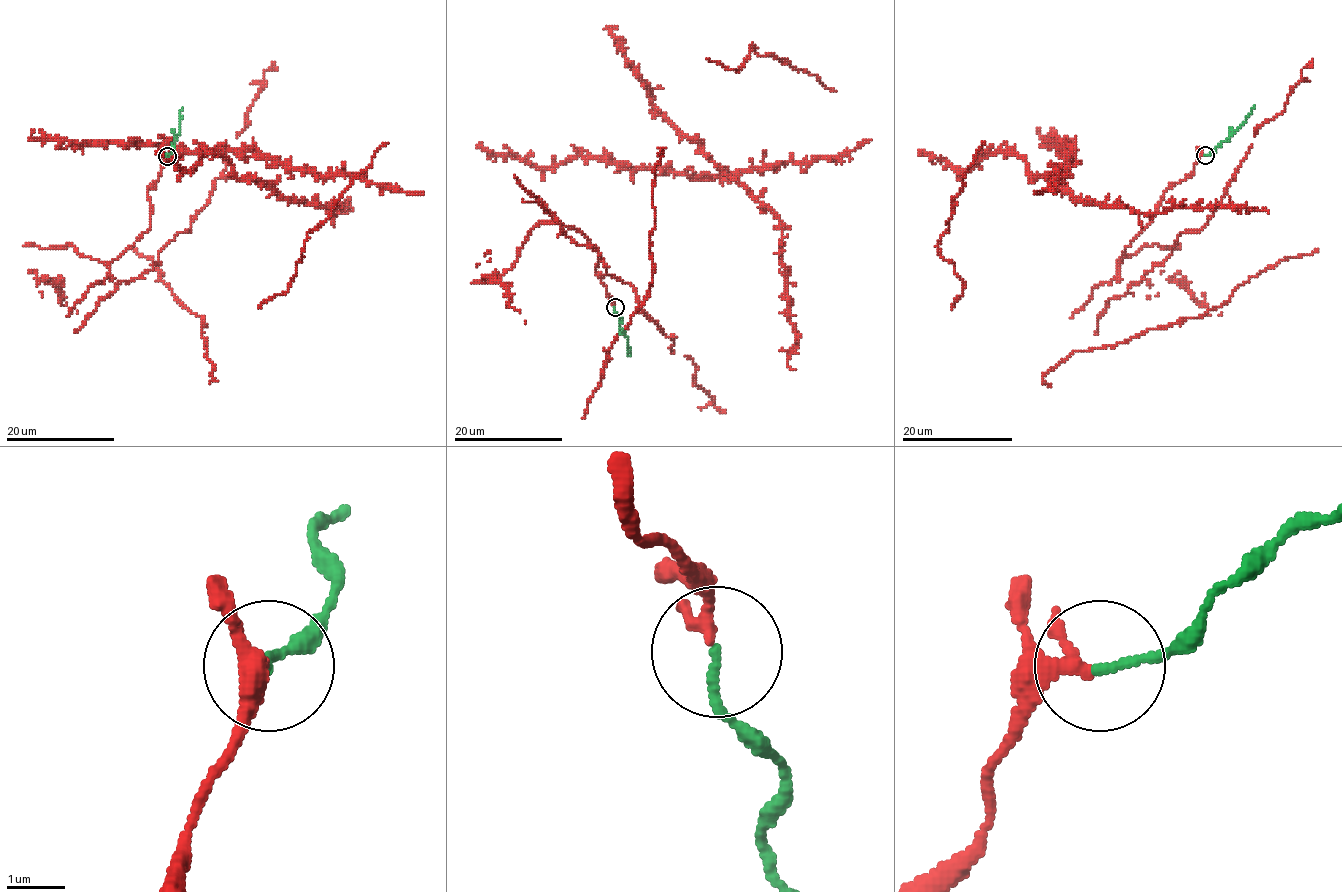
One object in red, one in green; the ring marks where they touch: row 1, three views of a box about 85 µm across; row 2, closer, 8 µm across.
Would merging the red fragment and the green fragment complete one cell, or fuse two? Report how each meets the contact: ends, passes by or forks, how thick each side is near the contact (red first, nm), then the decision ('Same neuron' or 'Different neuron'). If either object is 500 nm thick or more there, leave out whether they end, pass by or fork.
At the ring red passes by. At the ring green ends. Thickness 200 nm (red) against 140 nm. Same neuron

